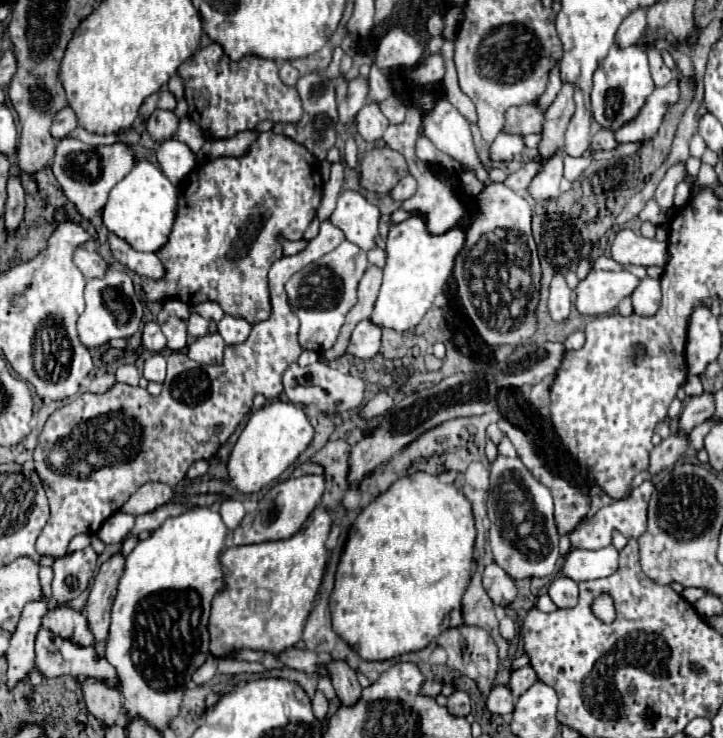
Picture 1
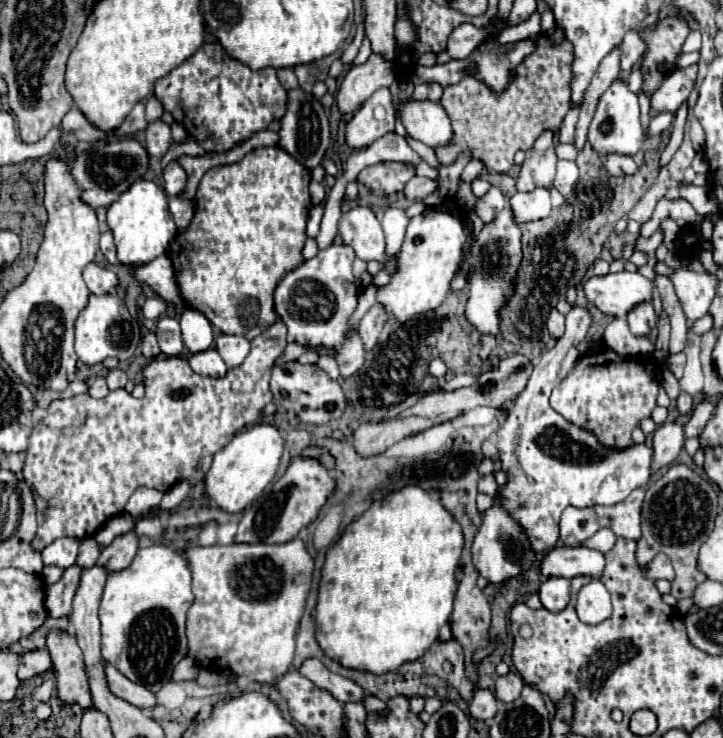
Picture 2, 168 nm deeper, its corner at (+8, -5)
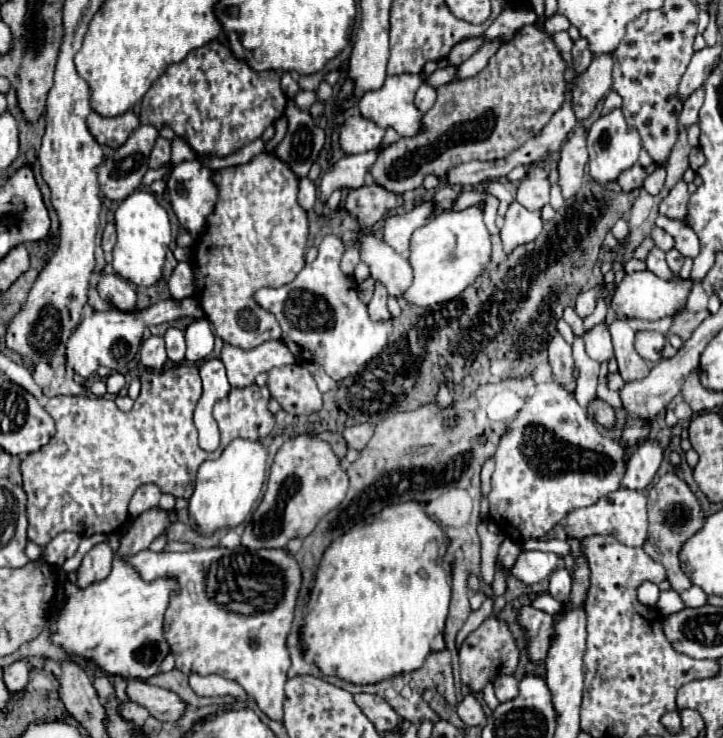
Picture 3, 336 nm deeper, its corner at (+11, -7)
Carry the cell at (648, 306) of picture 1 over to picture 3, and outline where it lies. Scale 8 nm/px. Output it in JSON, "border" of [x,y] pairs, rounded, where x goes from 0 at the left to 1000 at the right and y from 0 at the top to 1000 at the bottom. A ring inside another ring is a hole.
{"border":[[[882,449],[877,470],[893,489],[907,492],[907,489],[913,489],[913,476],[916,476],[918,465],[921,465],[921,457],[910,449]]]}

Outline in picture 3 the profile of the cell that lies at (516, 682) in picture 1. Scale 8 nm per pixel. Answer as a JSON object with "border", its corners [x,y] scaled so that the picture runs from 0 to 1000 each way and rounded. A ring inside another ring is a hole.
{"border":[[[692,915],[683,920],[683,934],[686,934],[689,950],[697,953],[716,942],[716,923],[708,915]]]}

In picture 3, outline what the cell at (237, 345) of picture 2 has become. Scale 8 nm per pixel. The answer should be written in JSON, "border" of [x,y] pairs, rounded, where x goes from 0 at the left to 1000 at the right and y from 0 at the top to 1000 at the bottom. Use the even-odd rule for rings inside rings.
{"border":[[[368,462],[351,473],[310,467],[304,486],[313,495],[315,516],[324,524],[349,522],[357,505],[407,492],[407,481],[390,462]]]}

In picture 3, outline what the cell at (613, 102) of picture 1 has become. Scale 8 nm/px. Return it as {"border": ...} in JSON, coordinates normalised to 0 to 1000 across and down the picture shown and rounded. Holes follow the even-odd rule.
{"border":[[[849,148],[830,161],[824,161],[813,178],[813,205],[816,205],[816,237],[827,248],[852,245],[855,234],[874,226],[882,218],[885,207],[885,183],[880,175],[869,172],[858,148]]]}

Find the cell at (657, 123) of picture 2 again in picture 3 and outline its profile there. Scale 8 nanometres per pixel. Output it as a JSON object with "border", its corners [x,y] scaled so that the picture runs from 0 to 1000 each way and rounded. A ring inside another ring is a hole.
{"border":[[[974,121],[963,122],[947,138],[939,153],[939,167],[952,173],[967,164],[967,149],[974,137]]]}

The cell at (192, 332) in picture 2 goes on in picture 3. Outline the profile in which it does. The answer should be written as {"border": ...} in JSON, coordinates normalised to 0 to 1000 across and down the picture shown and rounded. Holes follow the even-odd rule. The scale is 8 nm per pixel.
{"border":[[[282,430],[268,432],[254,449],[254,459],[257,459],[257,486],[260,489],[274,492],[293,478],[296,451],[290,449],[288,432]]]}

